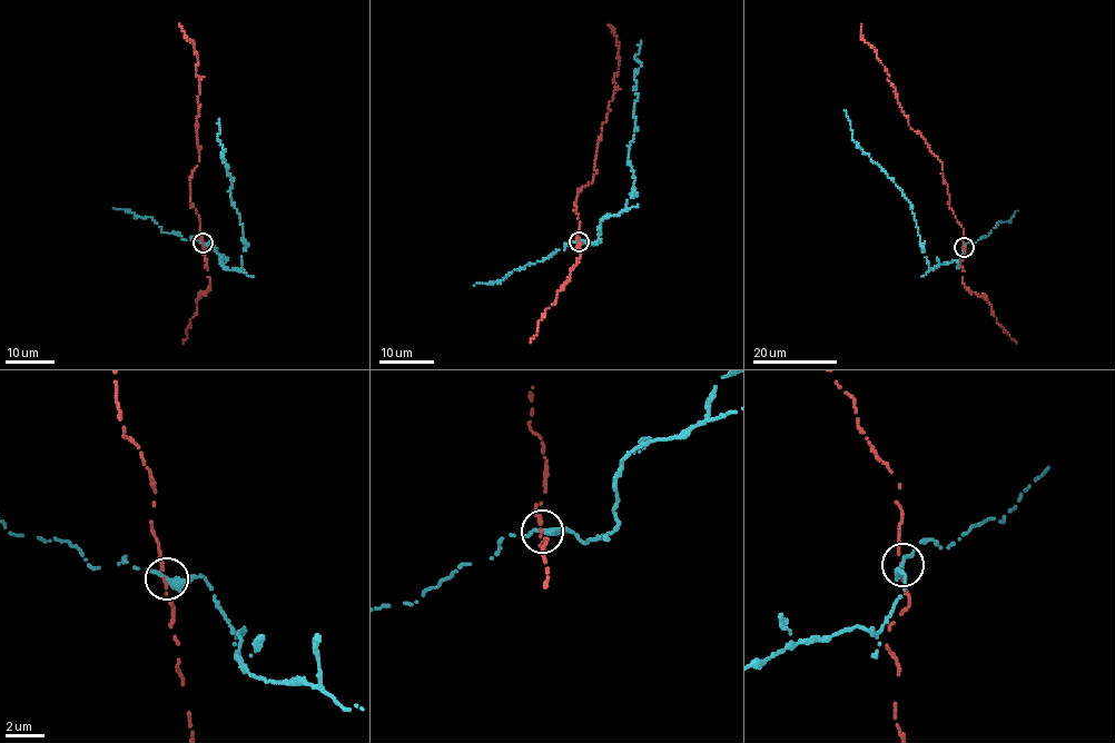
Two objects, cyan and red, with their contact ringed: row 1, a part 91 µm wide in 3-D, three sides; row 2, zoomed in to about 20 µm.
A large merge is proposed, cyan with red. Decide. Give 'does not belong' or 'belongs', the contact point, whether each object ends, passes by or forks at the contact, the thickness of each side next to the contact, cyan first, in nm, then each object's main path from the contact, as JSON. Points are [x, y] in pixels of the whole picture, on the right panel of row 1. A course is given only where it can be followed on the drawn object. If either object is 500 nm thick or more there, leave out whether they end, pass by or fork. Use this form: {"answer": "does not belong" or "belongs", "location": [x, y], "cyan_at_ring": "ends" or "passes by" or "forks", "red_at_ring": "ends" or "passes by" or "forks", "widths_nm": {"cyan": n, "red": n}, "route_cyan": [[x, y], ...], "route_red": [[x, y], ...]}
{"answer": "does not belong", "location": [964, 247], "cyan_at_ring": "ends", "red_at_ring": "ends", "widths_nm": {"cyan": 440, "red": 220}, "route_cyan": [[965, 247], [958, 261], [928, 269], [911, 205], [894, 180], [854, 140], [845, 110]], "route_red": [[965, 247], [964, 229], [949, 205], [943, 164], [910, 128], [888, 71], [876, 51], [862, 39], [860, 23]]}

